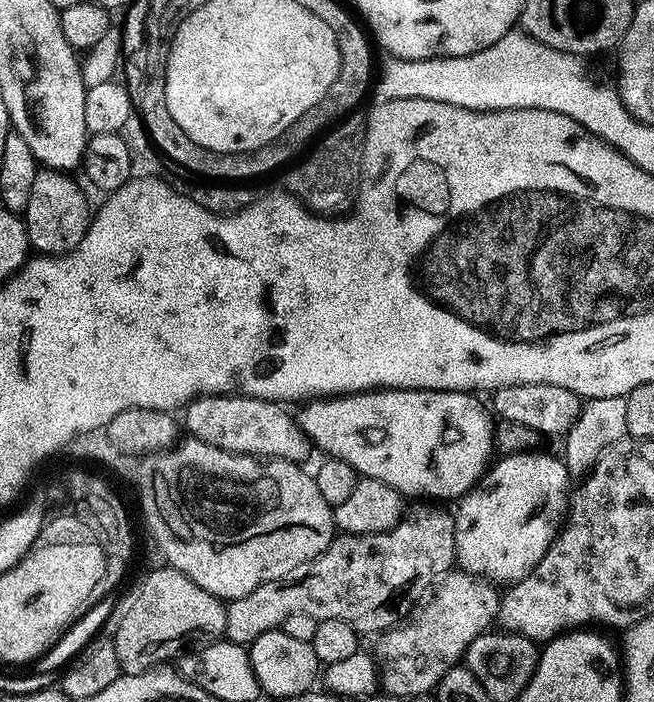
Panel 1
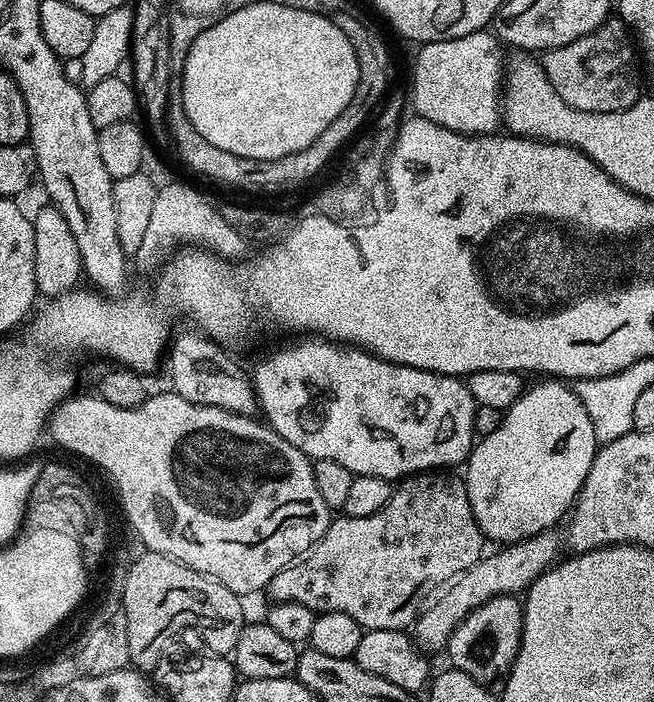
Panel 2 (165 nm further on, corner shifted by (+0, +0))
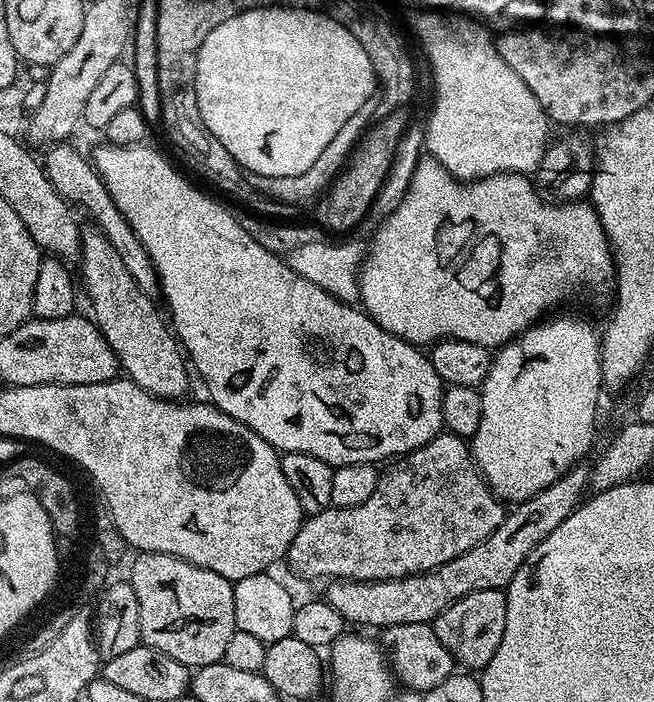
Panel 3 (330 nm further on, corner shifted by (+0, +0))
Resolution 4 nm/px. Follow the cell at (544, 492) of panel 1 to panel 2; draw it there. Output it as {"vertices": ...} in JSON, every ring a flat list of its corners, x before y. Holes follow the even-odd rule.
{"vertices":[[559,378,537,380,540,380,537,384,529,383,519,398,499,417,493,432,473,443,463,469,465,472,462,472,466,494,470,498,470,510,480,531,489,541,497,540,495,543,500,546,516,544,548,528,556,528,559,520,563,521,571,513,596,457,598,441,594,426,575,387]]}

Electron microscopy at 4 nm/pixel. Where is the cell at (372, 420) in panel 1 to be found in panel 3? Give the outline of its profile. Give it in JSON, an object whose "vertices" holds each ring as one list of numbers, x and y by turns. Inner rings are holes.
{"vertices":[[107,142,101,143,101,148,96,153,91,153,90,159,96,173,108,187,108,192,114,198,118,210,130,222,130,226,138,234,142,246,150,254,150,258,156,264,156,273,160,276,162,297,168,303,167,311,170,313,170,324,176,333,177,341,182,345,191,367,204,379,208,387,207,399,215,407,220,408,230,418,250,426,250,430,257,432,270,446,274,446,281,453,297,452,298,454,310,454,314,458,322,458,322,462,333,466,341,464,376,464,391,461,393,458,405,456,407,452,418,450,426,446,434,437,440,435,444,428,444,415,440,404,444,401,445,385,438,378,431,359,424,356,417,345,406,342,378,326,367,312,351,303,338,300,322,286,314,286,306,282,288,265,287,259,281,258,277,253,266,250,266,246,258,246,246,230,242,230,239,219,231,216,222,205,208,196,203,196,188,180,183,180,174,169,168,165,168,160,160,152,148,148,147,143,134,146,118,146]]}

